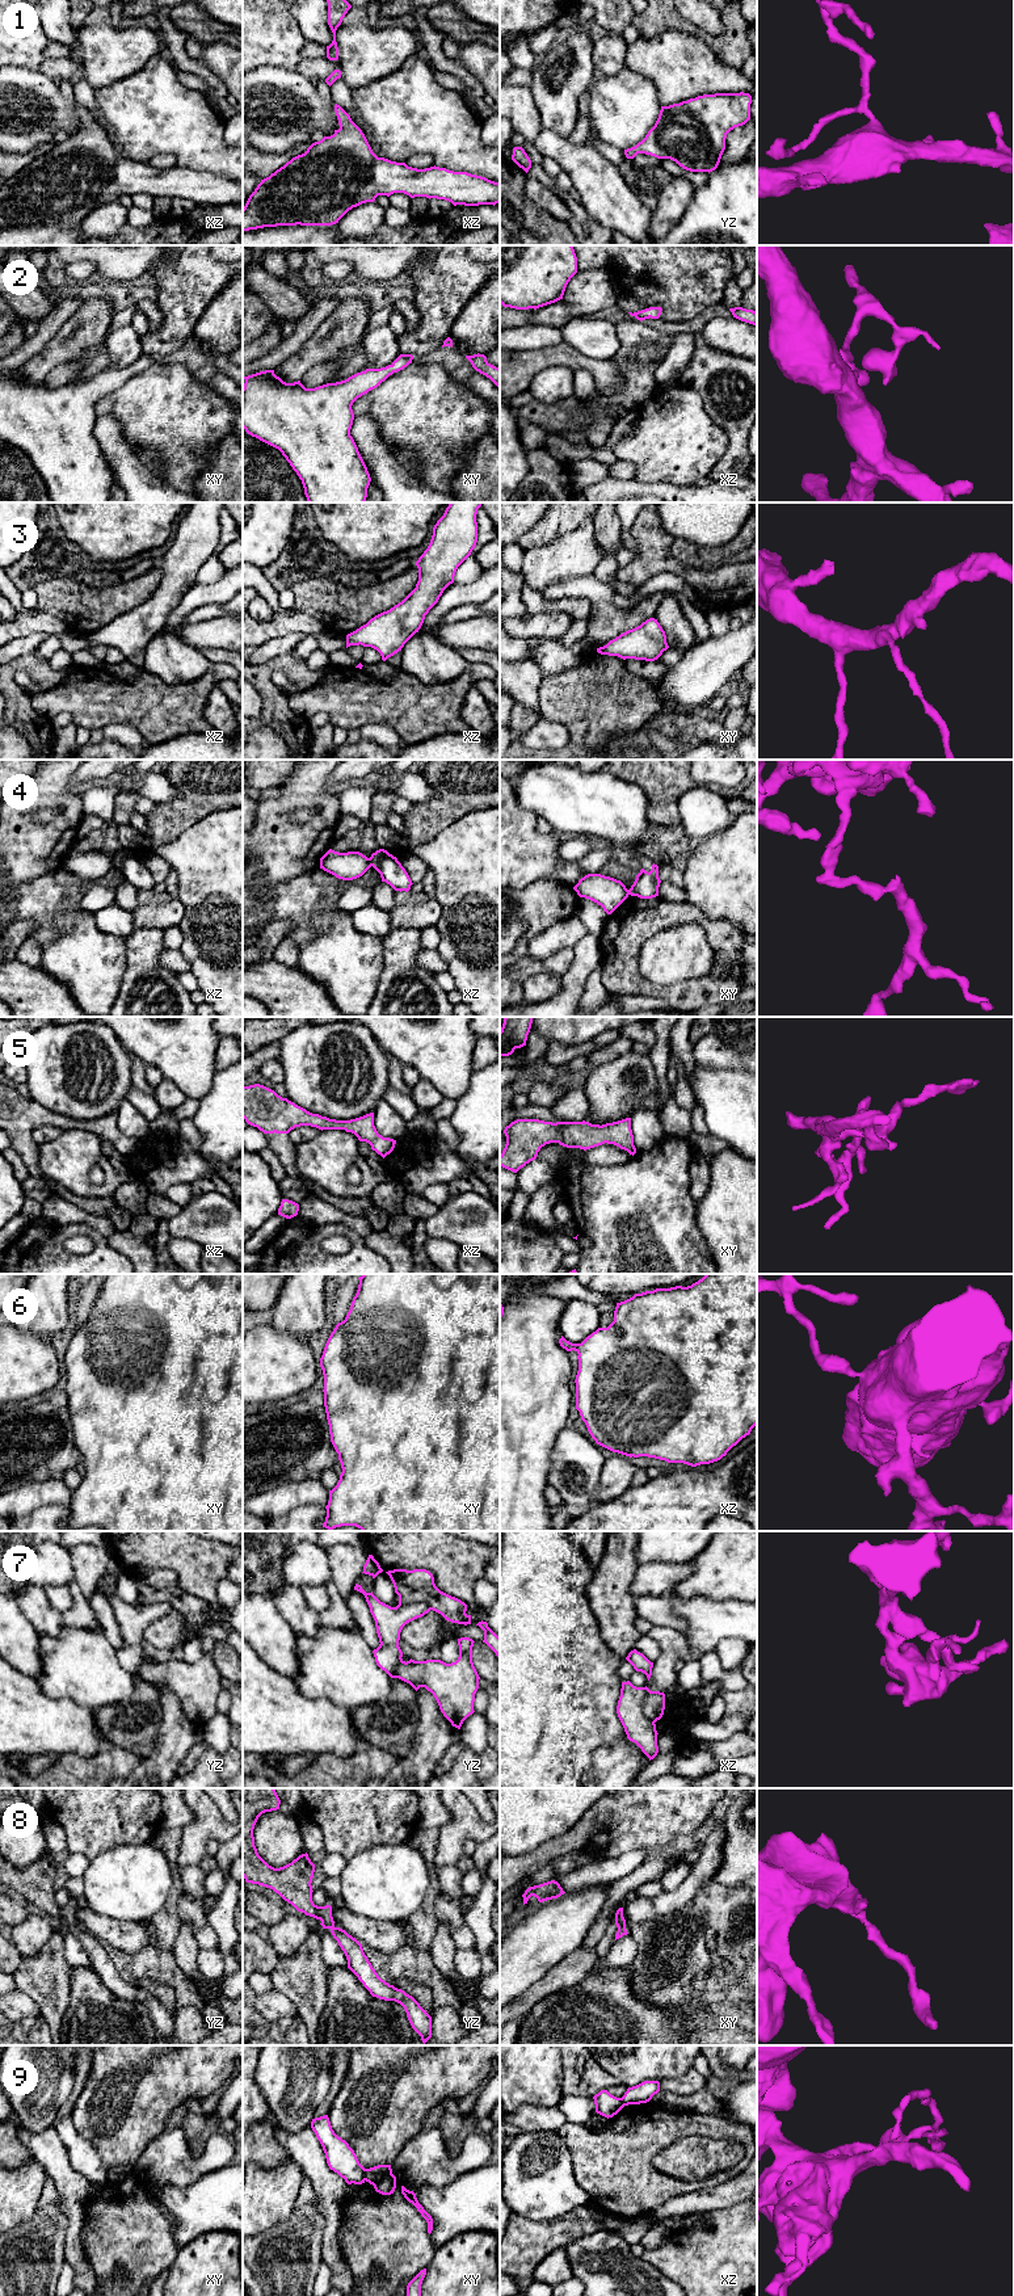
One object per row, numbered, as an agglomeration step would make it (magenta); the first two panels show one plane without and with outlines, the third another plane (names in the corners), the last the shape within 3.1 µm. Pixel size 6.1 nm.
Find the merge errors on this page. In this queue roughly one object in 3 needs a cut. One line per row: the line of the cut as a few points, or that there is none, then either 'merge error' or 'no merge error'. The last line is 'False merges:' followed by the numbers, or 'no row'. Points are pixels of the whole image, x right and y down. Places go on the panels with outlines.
1: no cut | no merge error
2: no cut | no merge error
3: no cut | no merge error
4: xz (369, 858), (371, 865) | merge error
5: no cut | no merge error
6: no cut | no merge error
7: xz (643, 1687), (646, 1690), (644, 1714), (655, 1722) | merge error
8: no cut | no merge error
9: xy (366, 2169), (364, 2179) | merge error
False merges: 4, 7, 9

